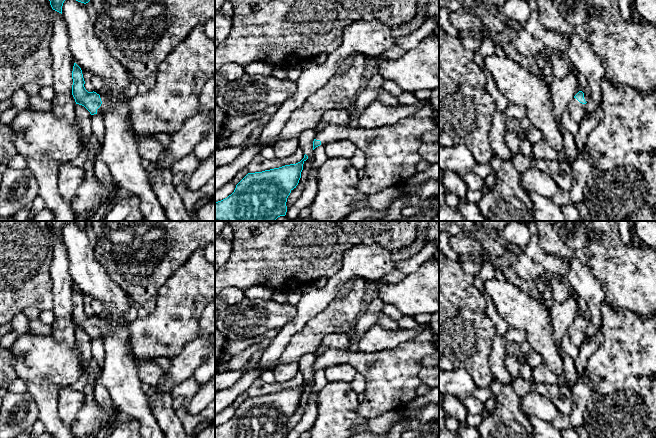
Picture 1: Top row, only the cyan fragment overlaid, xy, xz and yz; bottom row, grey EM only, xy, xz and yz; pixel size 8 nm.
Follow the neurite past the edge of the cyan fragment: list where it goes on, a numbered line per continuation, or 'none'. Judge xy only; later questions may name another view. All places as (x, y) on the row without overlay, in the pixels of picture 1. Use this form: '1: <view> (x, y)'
1: xy (105, 325)

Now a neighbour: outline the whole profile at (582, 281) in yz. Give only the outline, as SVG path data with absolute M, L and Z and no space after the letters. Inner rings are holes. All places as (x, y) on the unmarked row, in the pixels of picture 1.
M577 259L568 261L569 272L567 282L573 293L580 296L587 303L590 320L588 321L587 337L596 334L602 324L601 306L605 303L603 284L595 277L584 263Z

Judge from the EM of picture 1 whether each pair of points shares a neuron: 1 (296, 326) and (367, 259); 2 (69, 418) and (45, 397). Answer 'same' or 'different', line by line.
1: same
2: different

